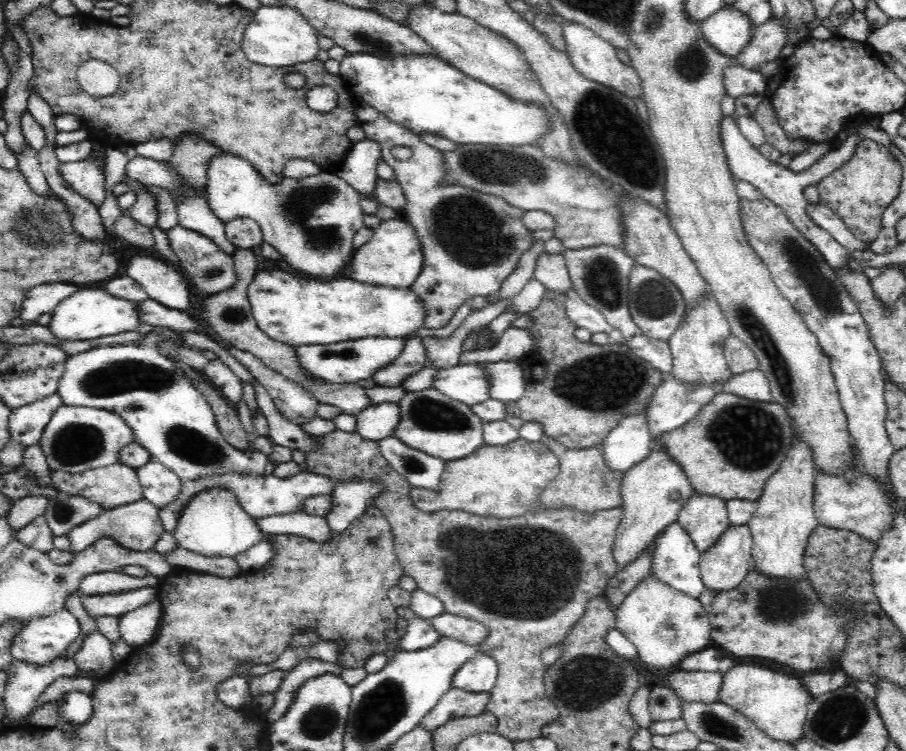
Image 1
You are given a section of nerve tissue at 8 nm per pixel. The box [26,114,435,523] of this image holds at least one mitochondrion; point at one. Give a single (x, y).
(124, 376)

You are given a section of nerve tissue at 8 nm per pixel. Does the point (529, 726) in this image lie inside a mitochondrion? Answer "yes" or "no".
no

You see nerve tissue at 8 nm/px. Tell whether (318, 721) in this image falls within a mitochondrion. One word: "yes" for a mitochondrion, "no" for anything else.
yes

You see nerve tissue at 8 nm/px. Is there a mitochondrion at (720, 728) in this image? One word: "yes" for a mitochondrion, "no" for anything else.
yes

